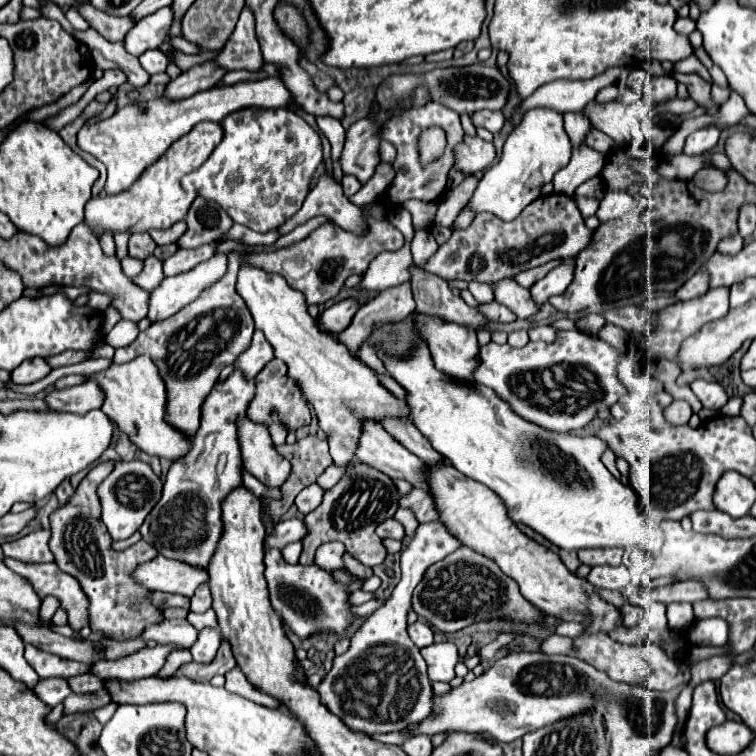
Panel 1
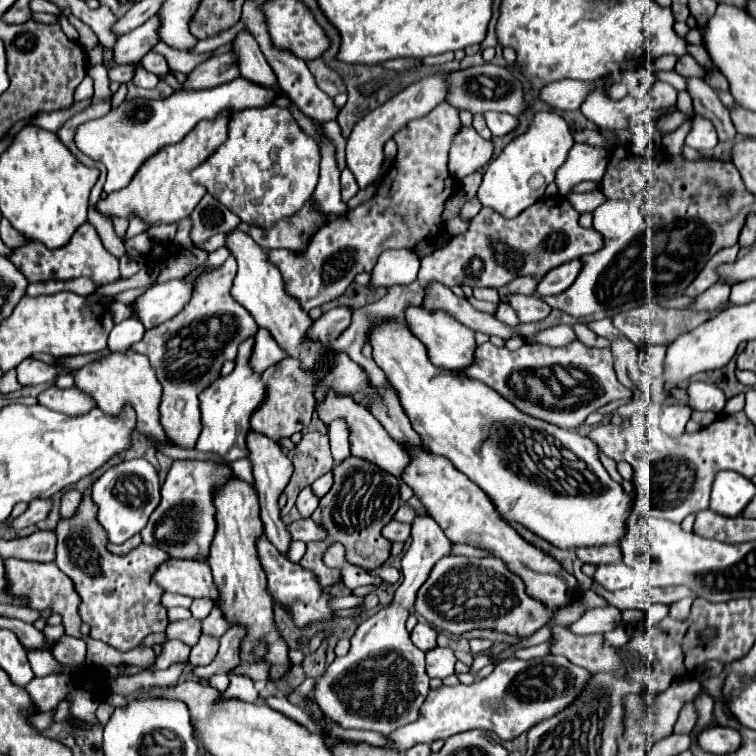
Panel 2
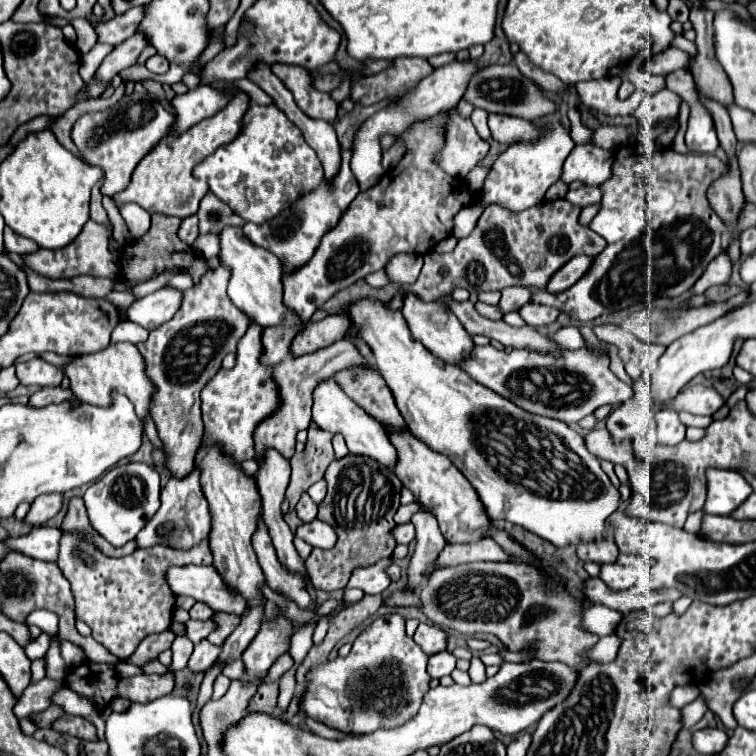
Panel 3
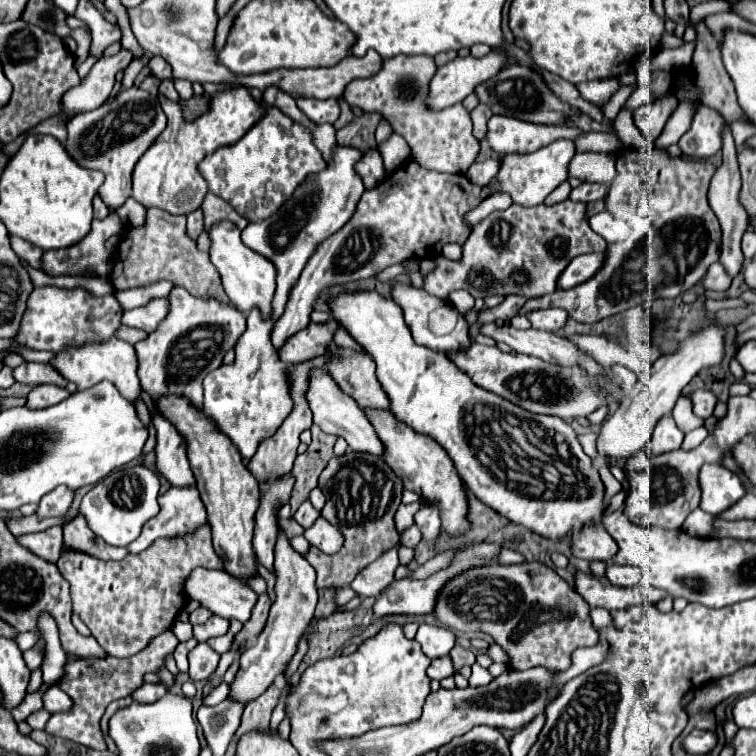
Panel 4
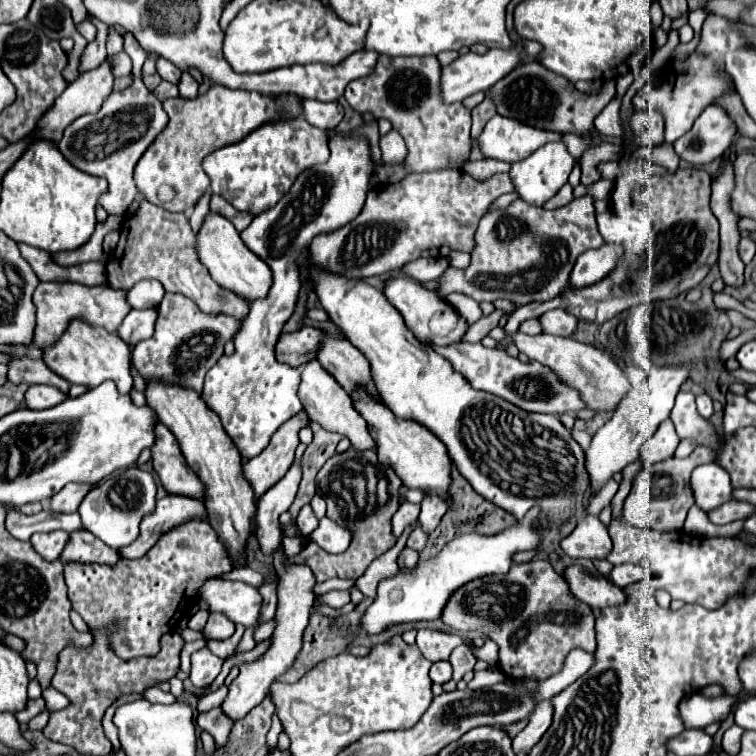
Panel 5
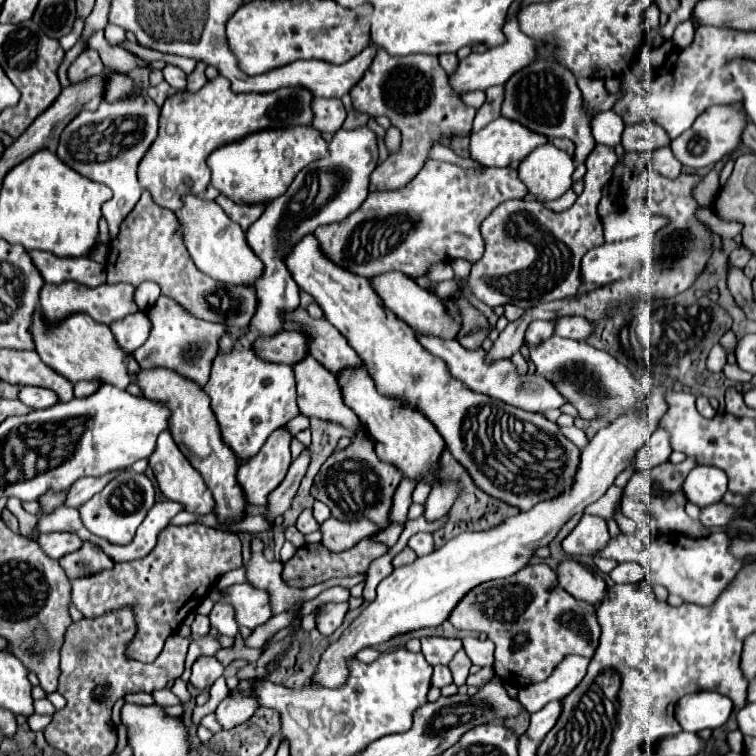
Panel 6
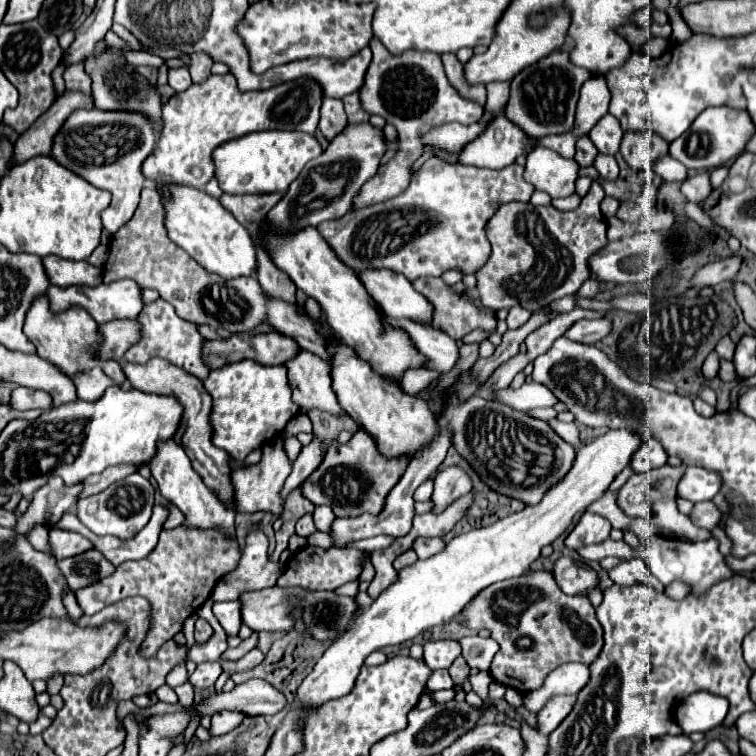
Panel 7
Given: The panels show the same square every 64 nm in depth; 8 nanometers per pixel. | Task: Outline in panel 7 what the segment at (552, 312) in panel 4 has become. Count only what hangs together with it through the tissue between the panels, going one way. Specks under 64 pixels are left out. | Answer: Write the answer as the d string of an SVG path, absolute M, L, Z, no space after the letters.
M600 318L600 320L580 320L574 324L564 336L582 342L582 344L596 344L604 336L608 336L612 330L612 320L610 318Z

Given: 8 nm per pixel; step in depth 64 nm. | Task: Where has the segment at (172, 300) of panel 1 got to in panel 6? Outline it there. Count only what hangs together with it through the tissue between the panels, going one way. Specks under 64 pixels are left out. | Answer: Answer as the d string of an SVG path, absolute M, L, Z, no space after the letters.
M136 312L132 316L126 316L124 320L112 322L110 330L116 336L116 344L120 344L120 348L124 348L124 352L130 354L148 338L150 322L144 312Z

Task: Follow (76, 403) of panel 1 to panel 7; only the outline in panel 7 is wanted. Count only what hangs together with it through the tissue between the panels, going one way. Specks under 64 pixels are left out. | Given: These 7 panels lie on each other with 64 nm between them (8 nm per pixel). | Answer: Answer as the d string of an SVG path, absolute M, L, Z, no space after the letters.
M16 388L10 396L8 406L12 410L32 410L32 408L50 408L52 398L42 392L42 390L32 390L32 388Z

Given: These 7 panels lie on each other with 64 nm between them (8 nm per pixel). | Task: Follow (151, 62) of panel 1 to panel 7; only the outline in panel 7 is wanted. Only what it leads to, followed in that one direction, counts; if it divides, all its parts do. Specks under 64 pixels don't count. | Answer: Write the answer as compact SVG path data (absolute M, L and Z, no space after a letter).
M172 68L168 72L168 84L174 88L174 92L184 92L192 86L192 78L188 68Z

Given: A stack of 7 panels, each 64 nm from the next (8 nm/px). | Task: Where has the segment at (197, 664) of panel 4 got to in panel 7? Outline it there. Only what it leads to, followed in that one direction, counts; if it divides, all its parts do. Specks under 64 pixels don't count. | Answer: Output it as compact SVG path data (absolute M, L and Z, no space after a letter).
M206 662L206 664L198 664L196 672L188 680L196 688L210 688L210 686L214 686L214 682L218 680L220 674L222 674L220 662Z

